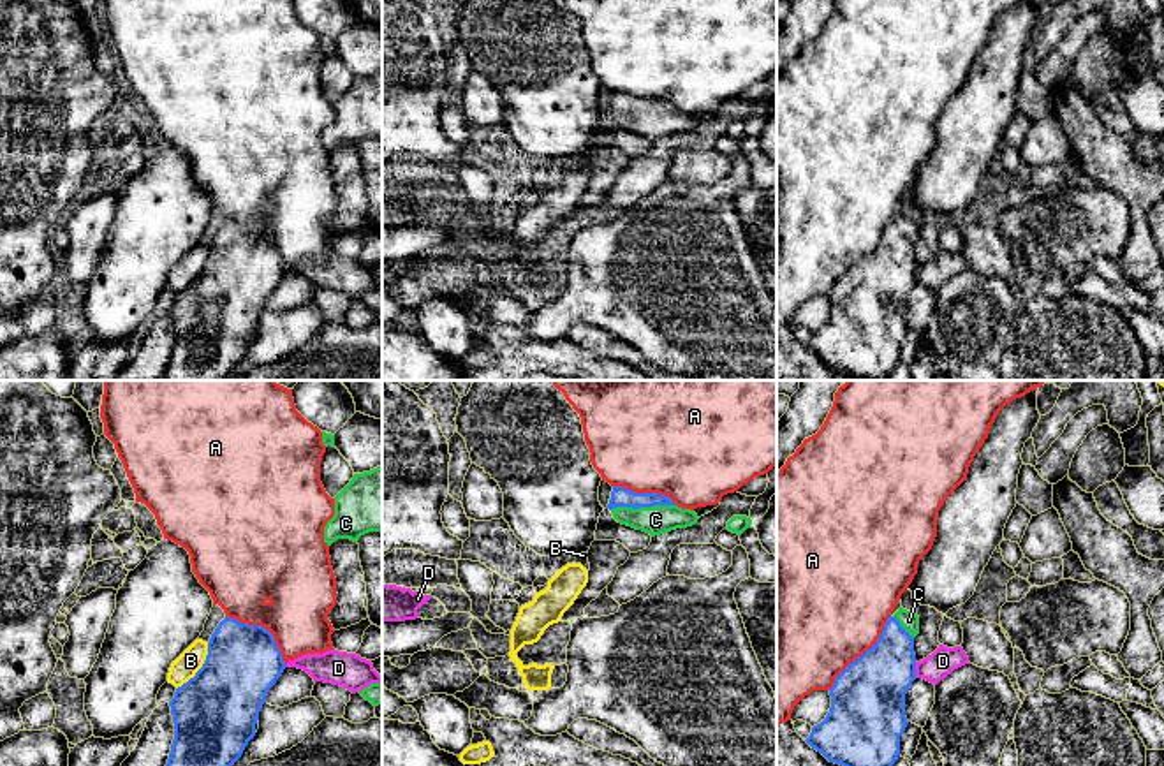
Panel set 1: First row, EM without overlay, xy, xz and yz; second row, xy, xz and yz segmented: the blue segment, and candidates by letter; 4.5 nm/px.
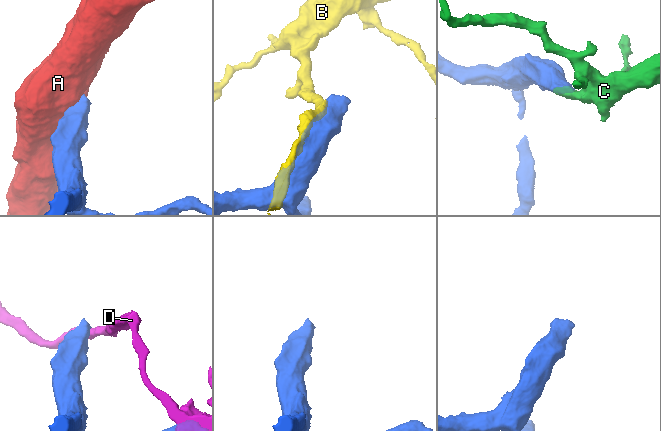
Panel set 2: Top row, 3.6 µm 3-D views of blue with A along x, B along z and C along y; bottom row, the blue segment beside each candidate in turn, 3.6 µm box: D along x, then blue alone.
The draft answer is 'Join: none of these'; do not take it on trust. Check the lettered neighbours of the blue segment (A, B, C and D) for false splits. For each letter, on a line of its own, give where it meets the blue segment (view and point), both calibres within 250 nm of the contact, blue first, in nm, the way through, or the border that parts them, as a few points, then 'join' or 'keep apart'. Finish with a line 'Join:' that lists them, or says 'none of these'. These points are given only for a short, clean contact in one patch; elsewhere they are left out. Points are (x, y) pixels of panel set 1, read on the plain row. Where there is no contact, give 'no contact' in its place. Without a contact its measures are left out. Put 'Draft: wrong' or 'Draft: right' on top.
Draft: wrong
A: yz (865, 257) | 340/500 nm | keep apart
B: xy (201, 273) | 380/110 nm | keep apart
C: xz (641, 111) | 100/130 nm | across xz (620, 103), (629, 111), (641, 111), (655, 125) | join
D: yz (914, 275) | 340/120 nm | along yz (914, 268), (916, 280) | keep apart
Join: C

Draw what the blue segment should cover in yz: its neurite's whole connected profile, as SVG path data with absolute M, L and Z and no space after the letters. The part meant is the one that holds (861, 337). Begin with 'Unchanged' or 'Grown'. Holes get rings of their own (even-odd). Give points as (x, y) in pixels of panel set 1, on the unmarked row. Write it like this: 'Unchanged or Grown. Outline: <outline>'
Grown. Outline: M900 213L877 248L851 268L829 294L831 313L805 345L829 368L854 379L889 379L909 326L905 299L916 285L919 222Z

